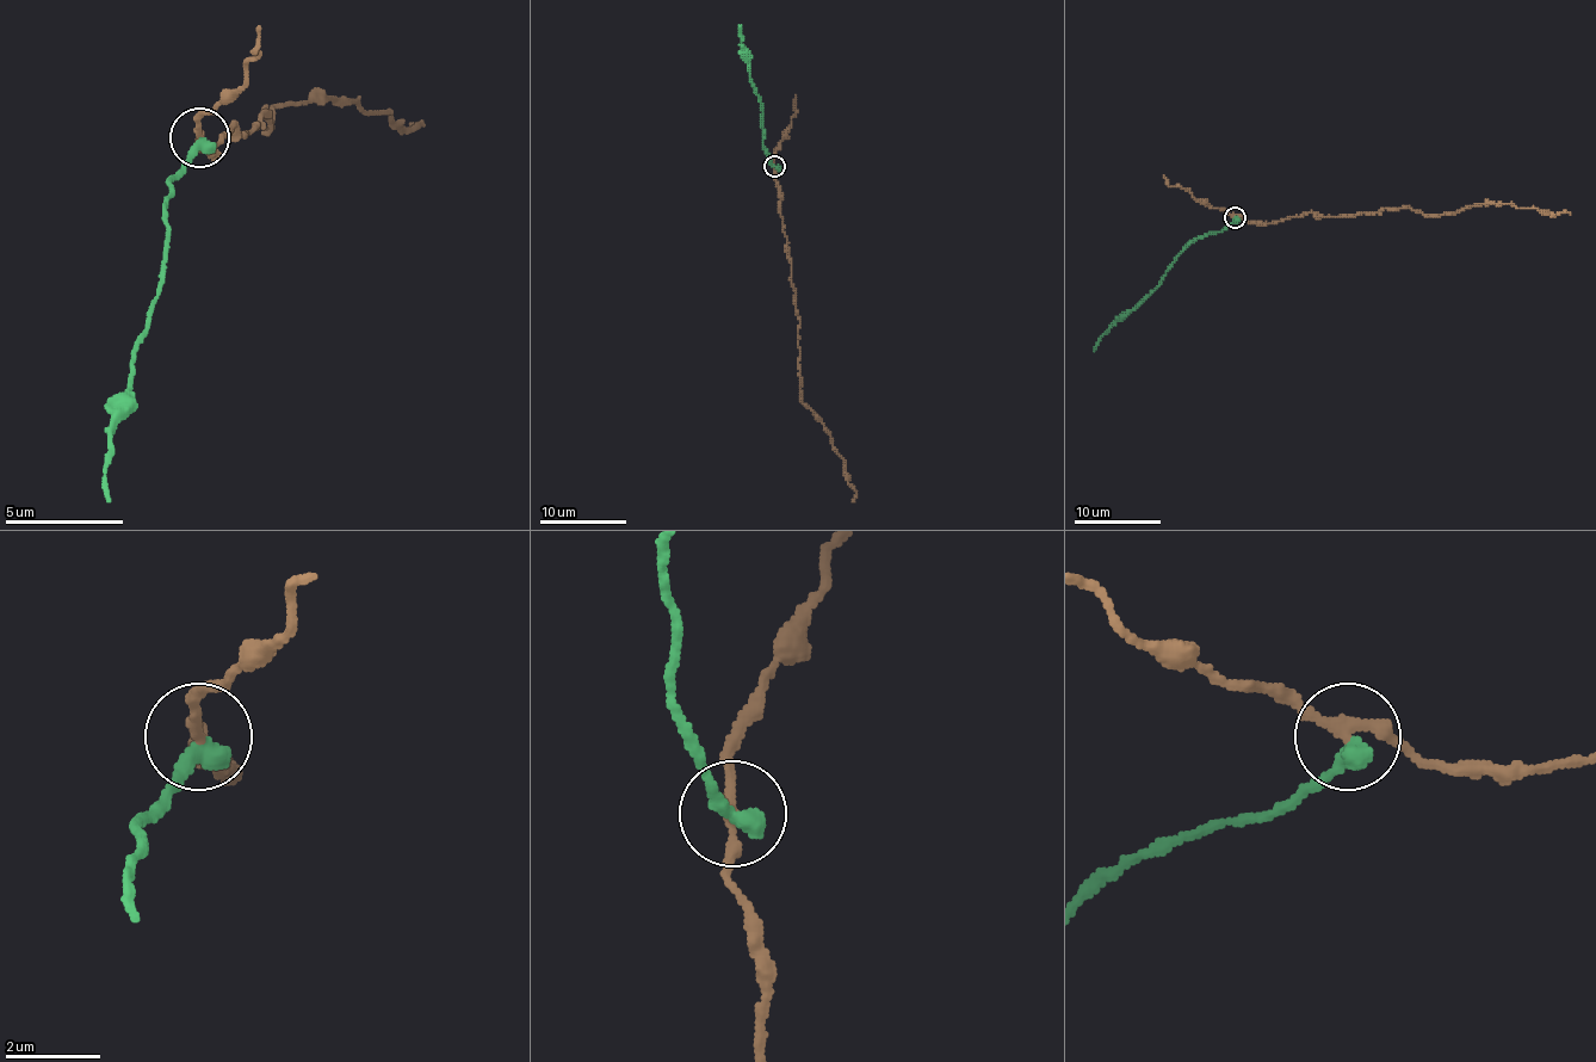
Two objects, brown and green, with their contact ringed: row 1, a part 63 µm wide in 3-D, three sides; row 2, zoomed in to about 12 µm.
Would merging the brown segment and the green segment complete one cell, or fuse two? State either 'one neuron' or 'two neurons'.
two neurons

